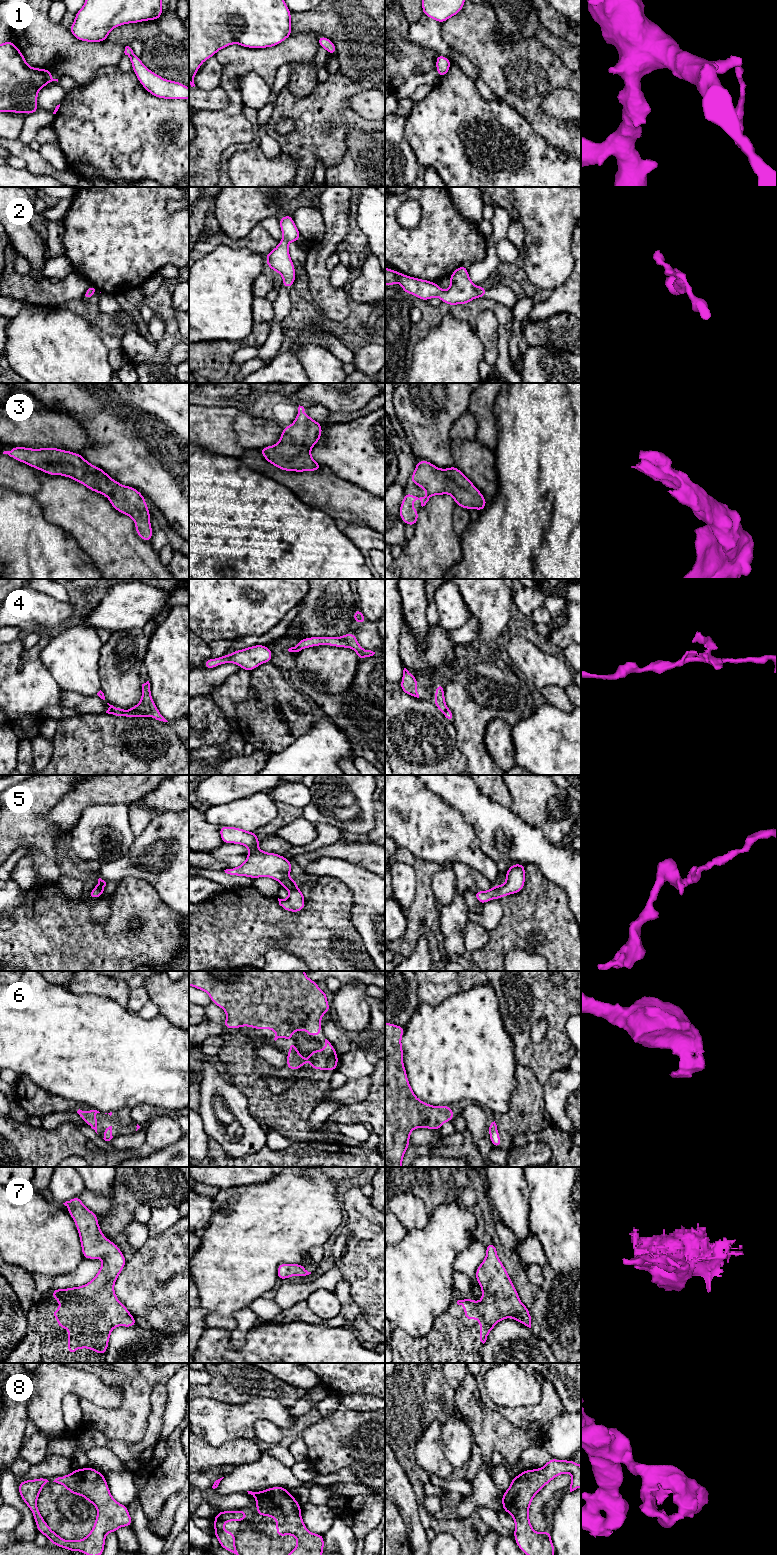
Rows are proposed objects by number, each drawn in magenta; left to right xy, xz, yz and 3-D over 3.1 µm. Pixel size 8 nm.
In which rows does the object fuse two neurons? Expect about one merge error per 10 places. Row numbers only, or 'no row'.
no row

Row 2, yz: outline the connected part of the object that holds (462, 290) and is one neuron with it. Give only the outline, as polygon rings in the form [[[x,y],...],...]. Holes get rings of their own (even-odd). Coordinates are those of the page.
[[[464,265],[459,266],[449,275],[449,278],[450,286],[446,291],[443,291],[437,283],[414,278],[385,267],[385,285],[392,287],[395,282],[399,282],[403,292],[414,295],[423,301],[439,297],[441,302],[445,302],[450,306],[468,305],[474,298],[484,298],[487,292],[486,287],[476,286],[471,281],[468,268]]]

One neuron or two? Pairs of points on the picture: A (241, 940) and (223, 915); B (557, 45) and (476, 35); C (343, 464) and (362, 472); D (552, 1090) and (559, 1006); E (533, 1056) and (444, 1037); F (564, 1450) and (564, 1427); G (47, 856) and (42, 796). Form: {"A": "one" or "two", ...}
{"A": "one", "B": "two", "C": "one", "D": "two", "E": "two", "F": "one", "G": "one"}

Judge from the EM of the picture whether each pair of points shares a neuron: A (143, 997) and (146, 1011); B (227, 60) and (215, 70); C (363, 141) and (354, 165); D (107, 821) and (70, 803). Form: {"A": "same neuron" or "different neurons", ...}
{"A": "different neurons", "B": "different neurons", "C": "same neuron", "D": "different neurons"}

